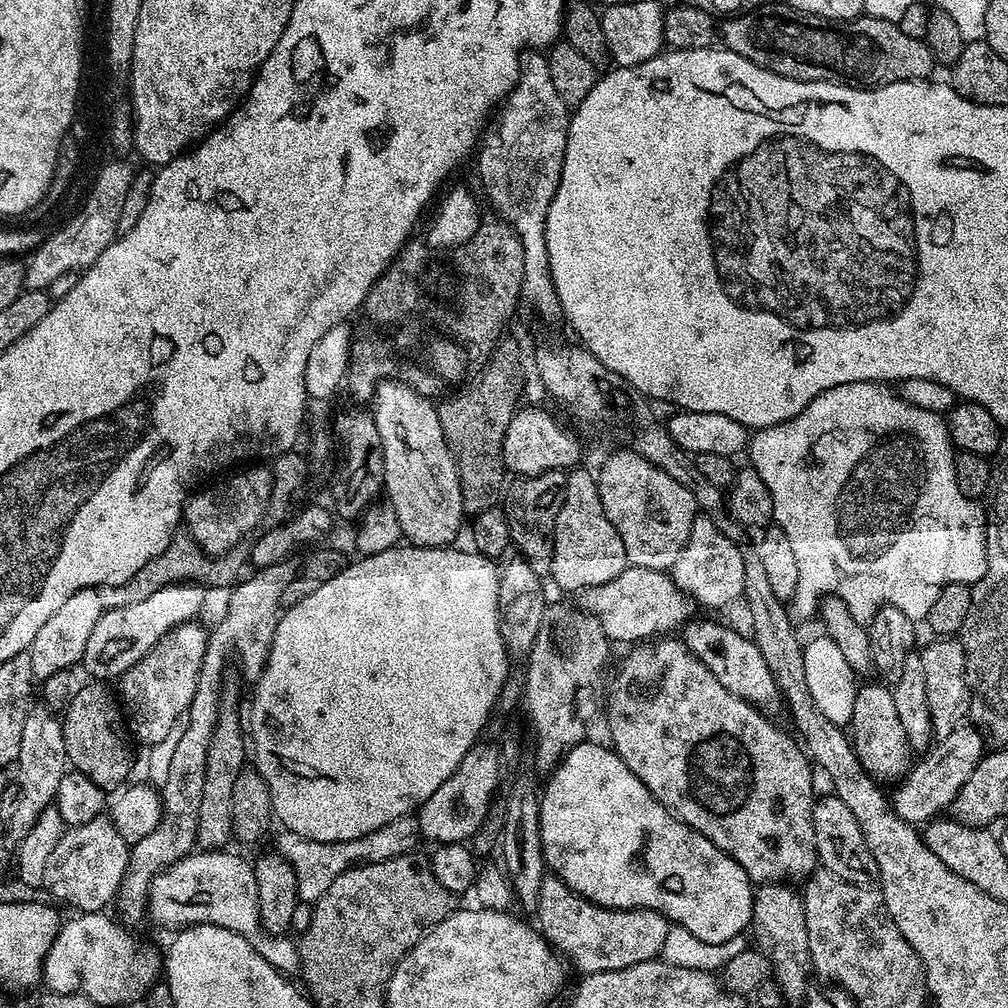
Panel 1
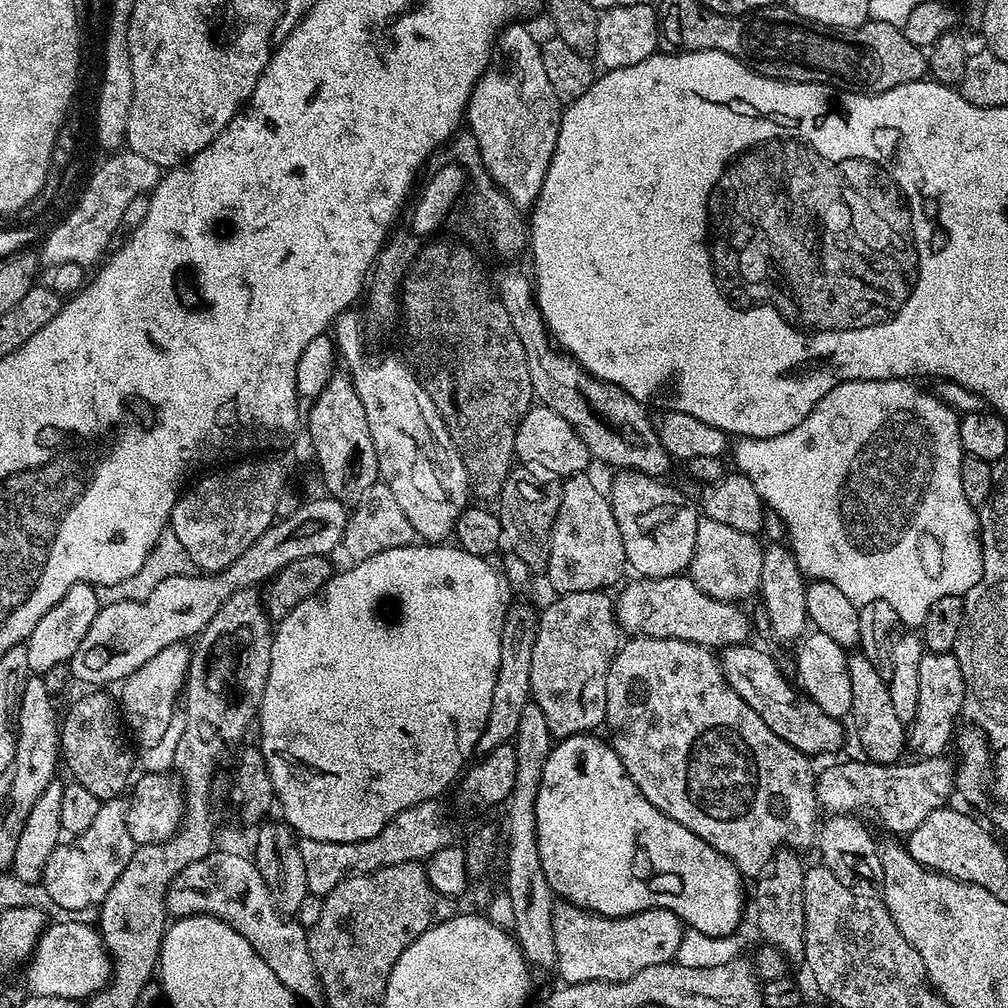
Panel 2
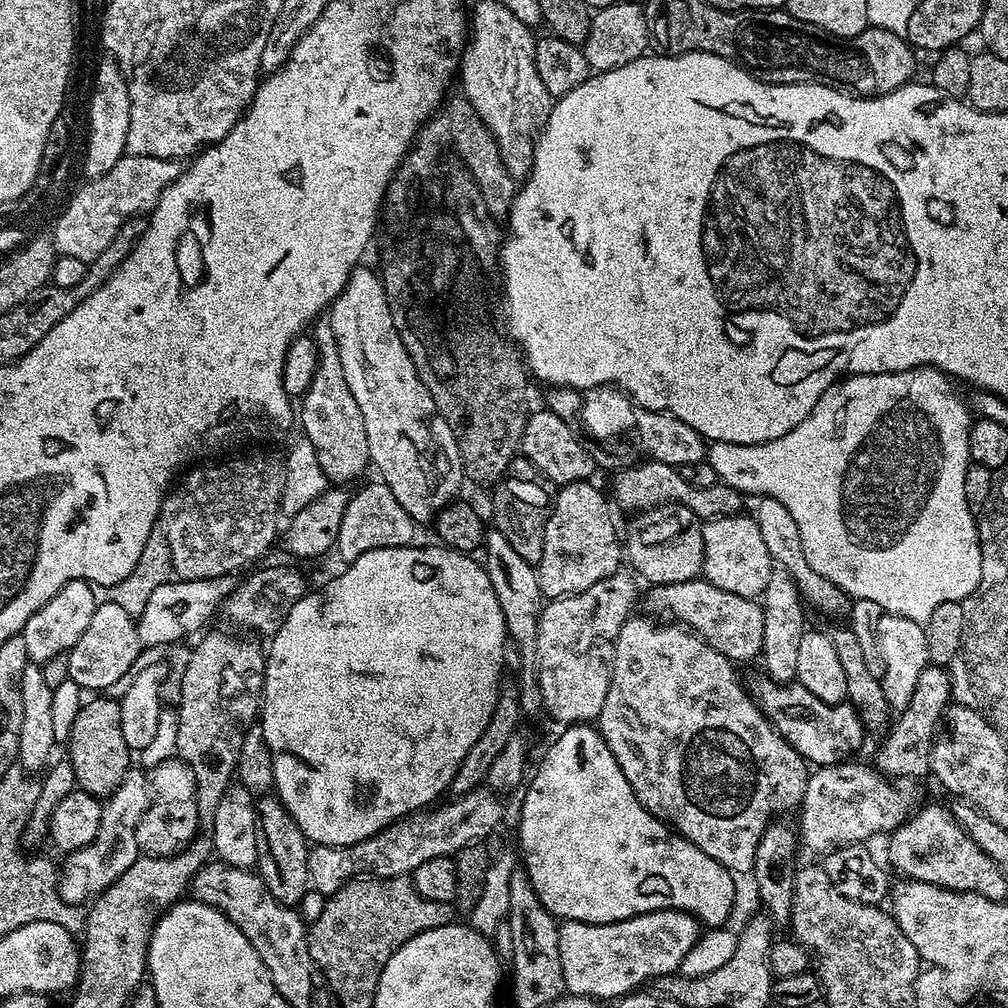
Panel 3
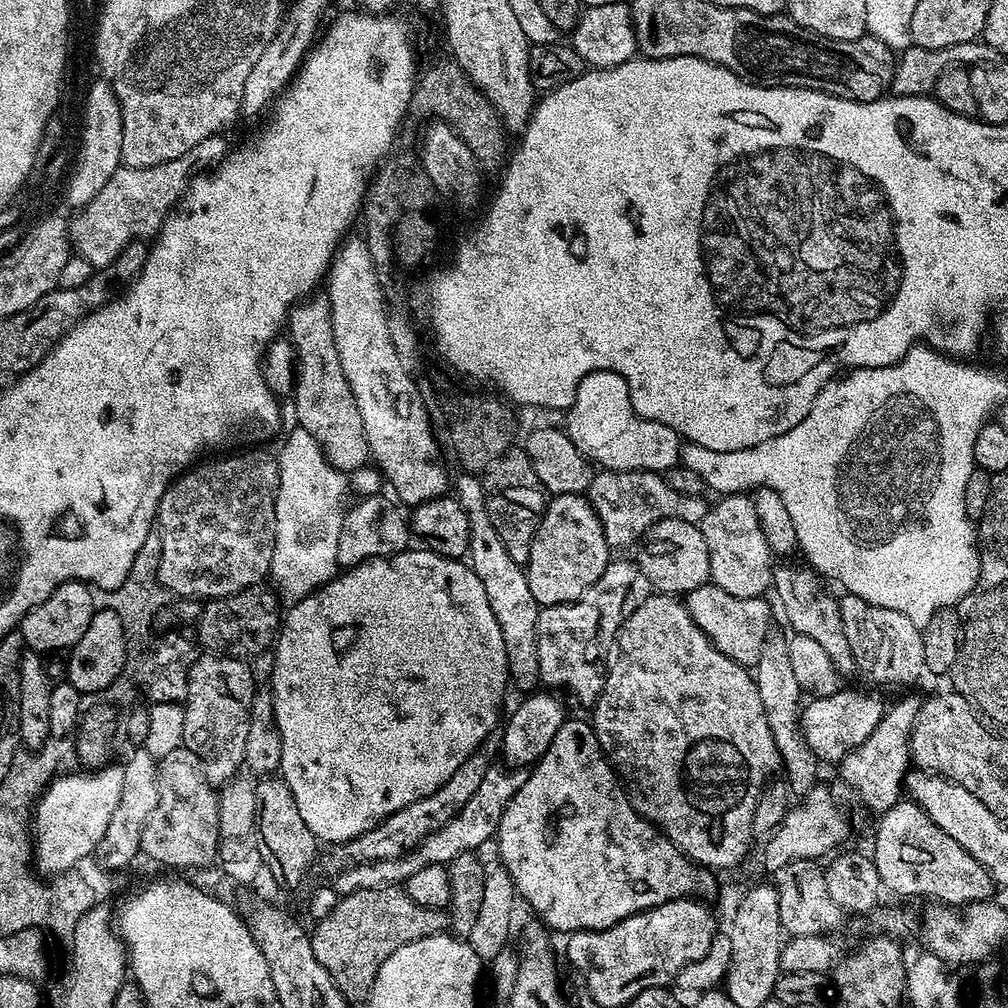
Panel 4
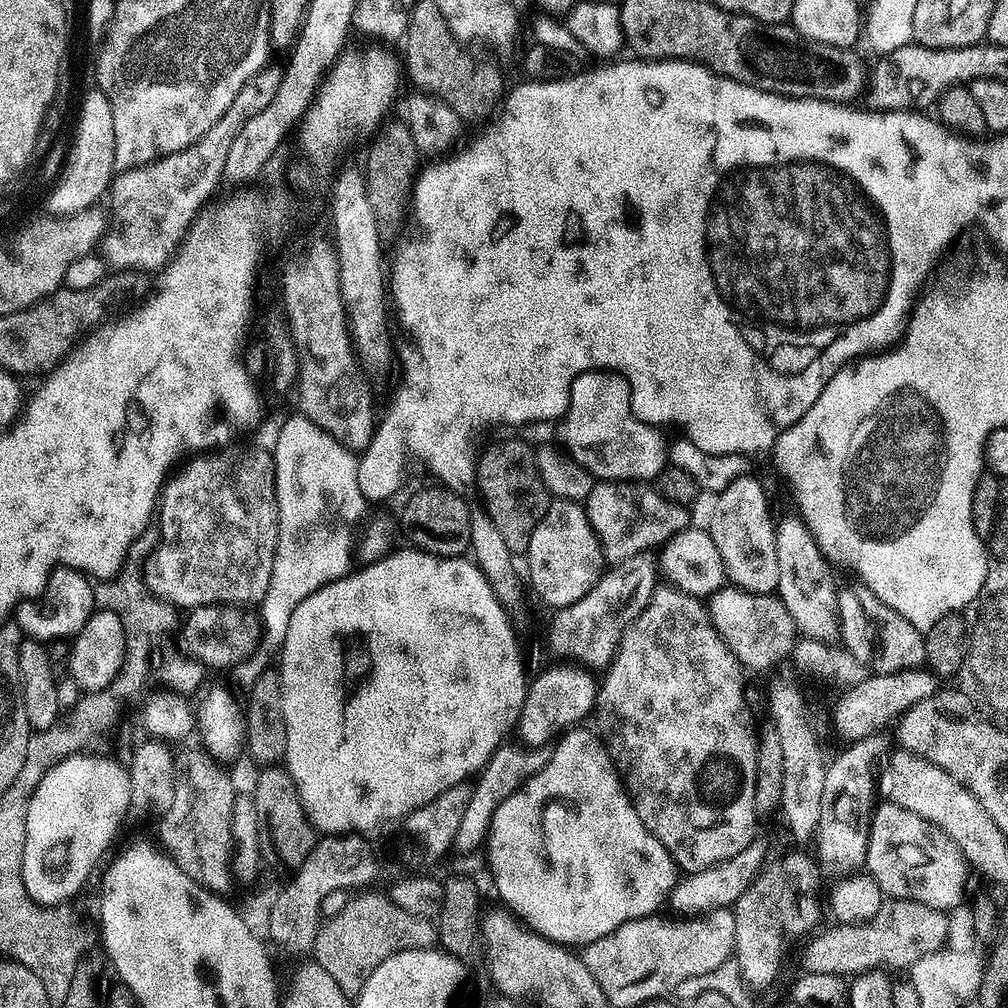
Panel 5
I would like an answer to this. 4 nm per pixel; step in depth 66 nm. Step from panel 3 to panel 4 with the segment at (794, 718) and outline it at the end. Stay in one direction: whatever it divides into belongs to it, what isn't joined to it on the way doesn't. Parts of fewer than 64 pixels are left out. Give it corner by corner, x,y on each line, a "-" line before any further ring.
841,690
830,697
817,696
808,701
803,705
800,714
800,726
806,743
820,762
844,760
846,754
862,746
862,742
866,742
866,738
874,734
878,722
886,711
886,704
883,704
872,692

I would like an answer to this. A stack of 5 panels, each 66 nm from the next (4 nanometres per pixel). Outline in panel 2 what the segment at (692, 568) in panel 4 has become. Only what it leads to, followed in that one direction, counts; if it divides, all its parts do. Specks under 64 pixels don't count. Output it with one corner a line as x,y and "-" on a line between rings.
620,470
612,480
610,499
614,510
614,522
618,522
618,530
622,534
622,546
626,550
627,567
636,571
640,578
655,578
658,576
679,576
687,573
688,565
694,558
694,544
698,538
698,522
701,513
697,505
692,504
672,484
664,484
663,479
647,476
644,473

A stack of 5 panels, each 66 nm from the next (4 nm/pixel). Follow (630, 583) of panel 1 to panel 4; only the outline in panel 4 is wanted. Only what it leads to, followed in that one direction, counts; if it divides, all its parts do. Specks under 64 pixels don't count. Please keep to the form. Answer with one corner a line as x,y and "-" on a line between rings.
711,582
698,586
686,596
688,612
710,638
713,646
722,650
722,654
726,654
734,662
745,666
758,660
761,649
770,636
768,627
772,624
772,608
766,601
767,599
759,596
734,598
734,594
726,594
726,590

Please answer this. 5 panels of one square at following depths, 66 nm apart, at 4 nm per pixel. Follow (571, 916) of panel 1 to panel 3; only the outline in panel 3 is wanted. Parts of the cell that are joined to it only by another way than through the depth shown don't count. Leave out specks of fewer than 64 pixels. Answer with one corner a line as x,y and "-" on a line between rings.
659,908
657,912
647,912
631,916
625,920
615,920
609,924
591,924
577,920
564,920
559,925
558,953
561,955
562,978
567,991
574,995
589,996
597,1002
615,1002
639,989
647,980
671,976
679,969
680,963
702,935
701,925
696,917
679,908

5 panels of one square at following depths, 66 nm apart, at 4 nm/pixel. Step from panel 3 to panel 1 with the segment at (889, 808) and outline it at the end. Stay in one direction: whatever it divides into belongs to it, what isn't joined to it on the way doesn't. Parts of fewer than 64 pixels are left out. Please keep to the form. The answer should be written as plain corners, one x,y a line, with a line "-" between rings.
958,727
954,734
946,734
946,738
936,740
934,746
928,748
913,763
903,780
893,787
896,789
890,792
890,805
898,814
898,818
902,818
910,825
920,826
937,819
951,809
966,778
974,774
974,766
978,766
978,762
986,755
985,733
979,727
968,727

